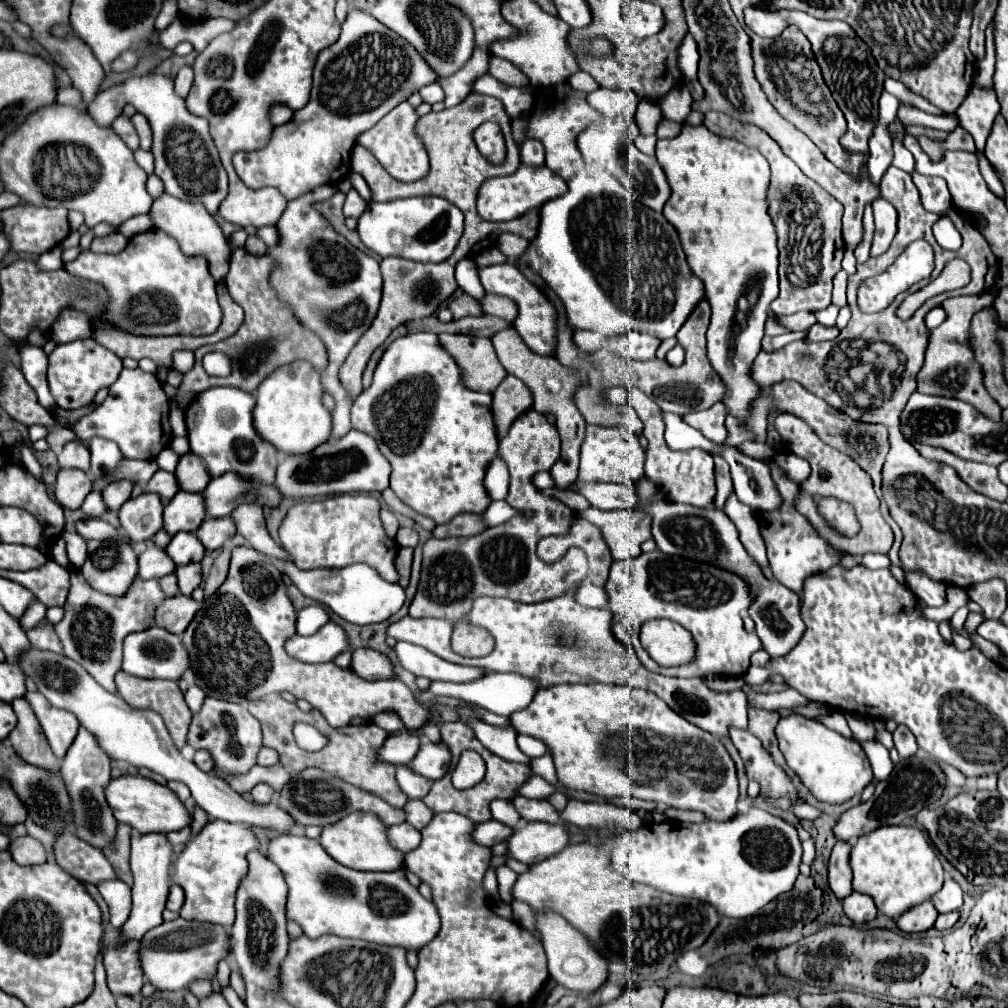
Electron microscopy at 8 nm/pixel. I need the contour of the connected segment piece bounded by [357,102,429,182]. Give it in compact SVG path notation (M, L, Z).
M401 102L389 114L385 114L373 128L365 130L357 138L357 144L365 146L371 154L375 154L375 158L379 160L379 164L393 178L397 178L401 182L421 180L429 172L429 158L427 158L427 150L425 150L423 142L419 140L417 132L415 132L417 120L419 120L419 114L415 112L415 108L409 102Z

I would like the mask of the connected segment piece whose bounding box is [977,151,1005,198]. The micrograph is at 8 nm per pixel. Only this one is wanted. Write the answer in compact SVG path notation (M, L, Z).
M977 151L980 172L987 183L989 189L998 197L1003 198L1005 195L1003 184L998 178L993 166L986 158L984 152Z

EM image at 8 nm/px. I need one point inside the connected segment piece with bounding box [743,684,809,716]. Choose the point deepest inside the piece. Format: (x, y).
(783, 701)

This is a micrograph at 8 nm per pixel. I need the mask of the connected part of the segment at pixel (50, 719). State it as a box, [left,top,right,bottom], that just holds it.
[25,692,79,760]

